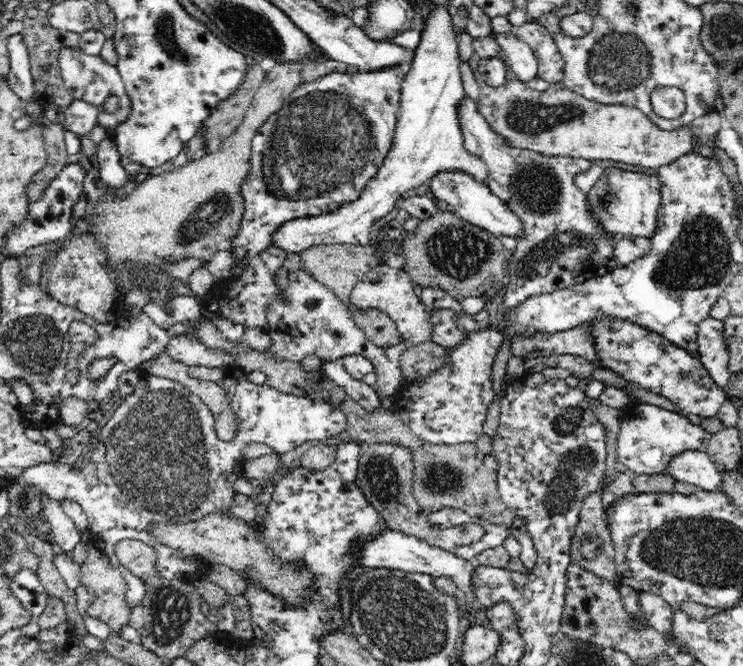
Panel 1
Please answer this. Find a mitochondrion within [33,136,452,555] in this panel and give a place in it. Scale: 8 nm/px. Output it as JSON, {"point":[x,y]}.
{"point":[163,405]}

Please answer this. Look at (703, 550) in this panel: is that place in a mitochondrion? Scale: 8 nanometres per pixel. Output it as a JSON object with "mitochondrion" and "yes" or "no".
{"mitochondrion":"yes"}

